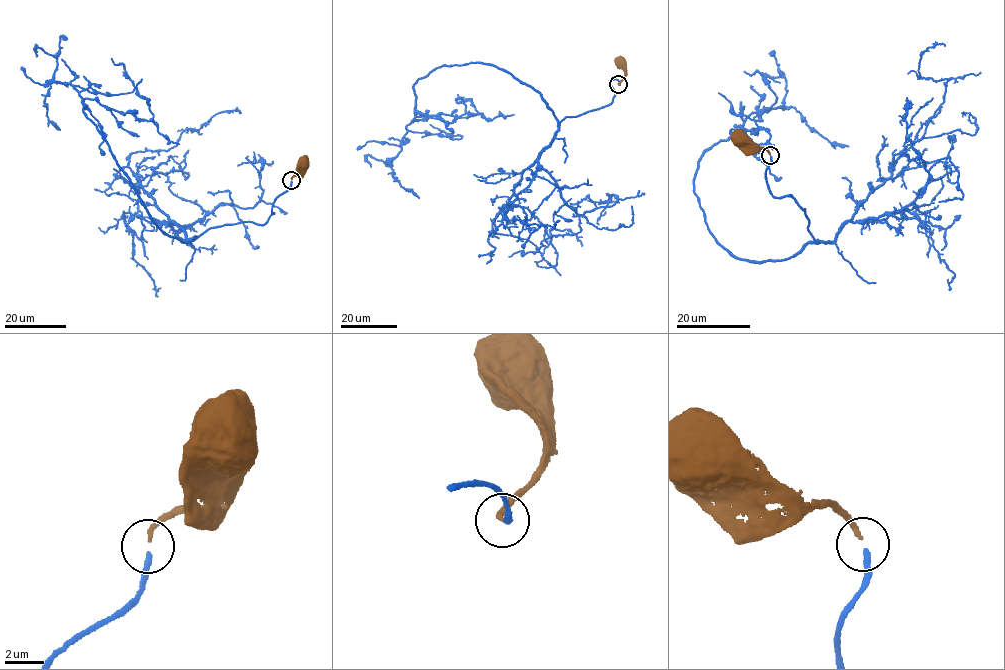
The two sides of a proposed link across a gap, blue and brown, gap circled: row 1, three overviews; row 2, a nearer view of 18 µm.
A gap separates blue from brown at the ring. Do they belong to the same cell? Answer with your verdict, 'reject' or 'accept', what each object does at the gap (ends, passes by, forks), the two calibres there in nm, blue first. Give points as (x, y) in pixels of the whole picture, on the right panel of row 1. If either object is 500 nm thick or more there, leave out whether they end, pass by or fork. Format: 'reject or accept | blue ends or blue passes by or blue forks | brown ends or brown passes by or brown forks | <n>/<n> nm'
accept | blue ends | brown ends | 280/240 nm

